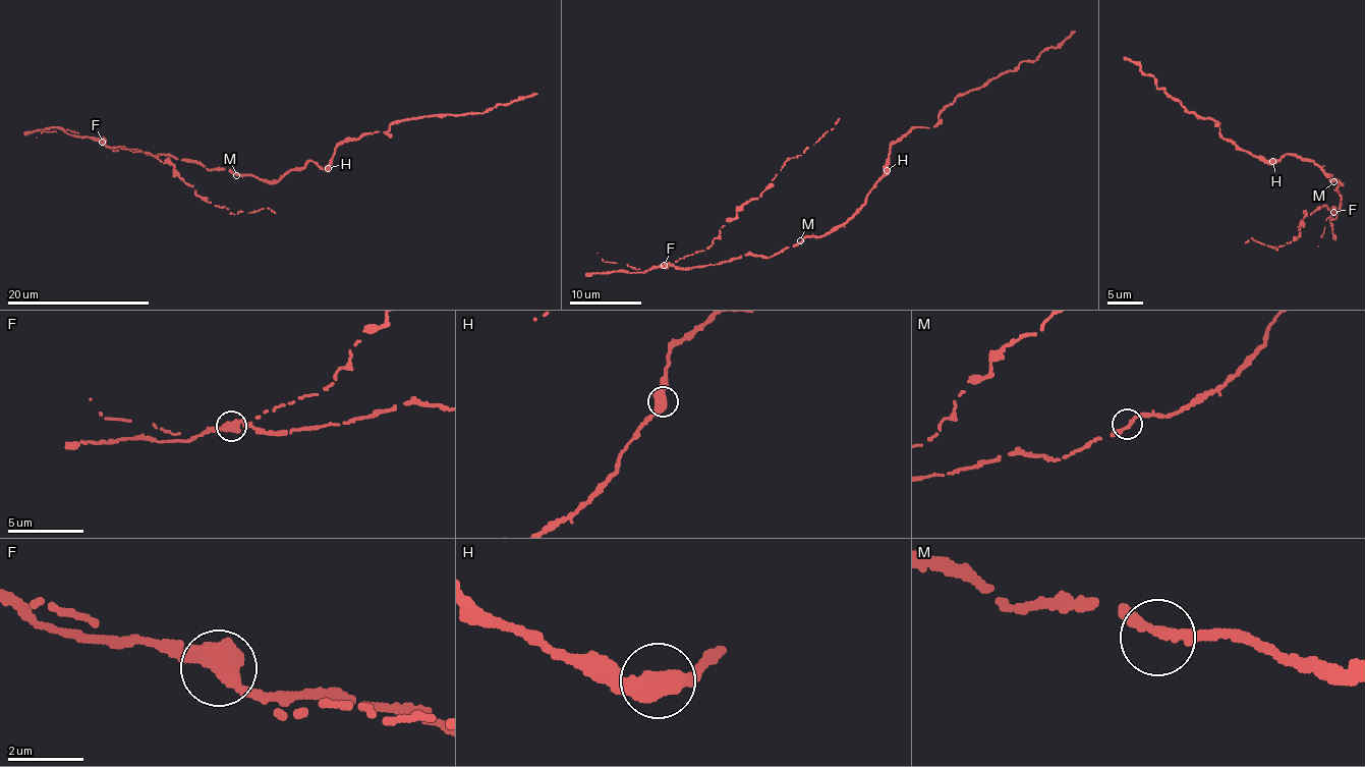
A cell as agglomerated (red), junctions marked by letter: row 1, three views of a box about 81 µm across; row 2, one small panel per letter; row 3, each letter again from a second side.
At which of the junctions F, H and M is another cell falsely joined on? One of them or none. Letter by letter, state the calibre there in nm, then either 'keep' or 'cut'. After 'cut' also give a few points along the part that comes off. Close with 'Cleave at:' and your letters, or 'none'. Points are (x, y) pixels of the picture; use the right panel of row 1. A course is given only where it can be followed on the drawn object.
F: 480 nm | cut | (1333, 212), (1334, 215), (1324, 205), (1304, 215), (1297, 239), (1274, 245), (1275, 249), (1253, 238), (1245, 242)
H: 460 nm | keep
M: 280 nm | keep
Cleave at: F

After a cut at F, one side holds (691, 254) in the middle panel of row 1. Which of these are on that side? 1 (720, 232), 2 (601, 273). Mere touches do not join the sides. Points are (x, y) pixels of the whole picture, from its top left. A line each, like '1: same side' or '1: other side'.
1: same side
2: other side

